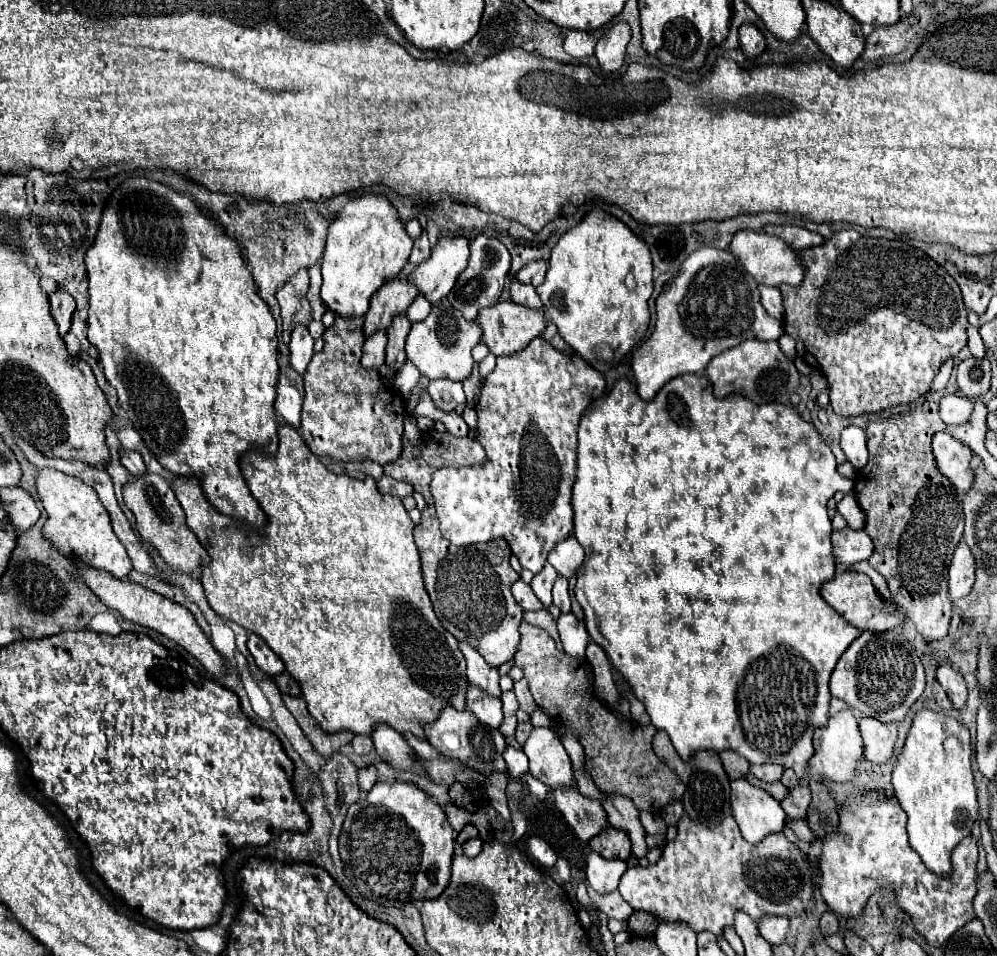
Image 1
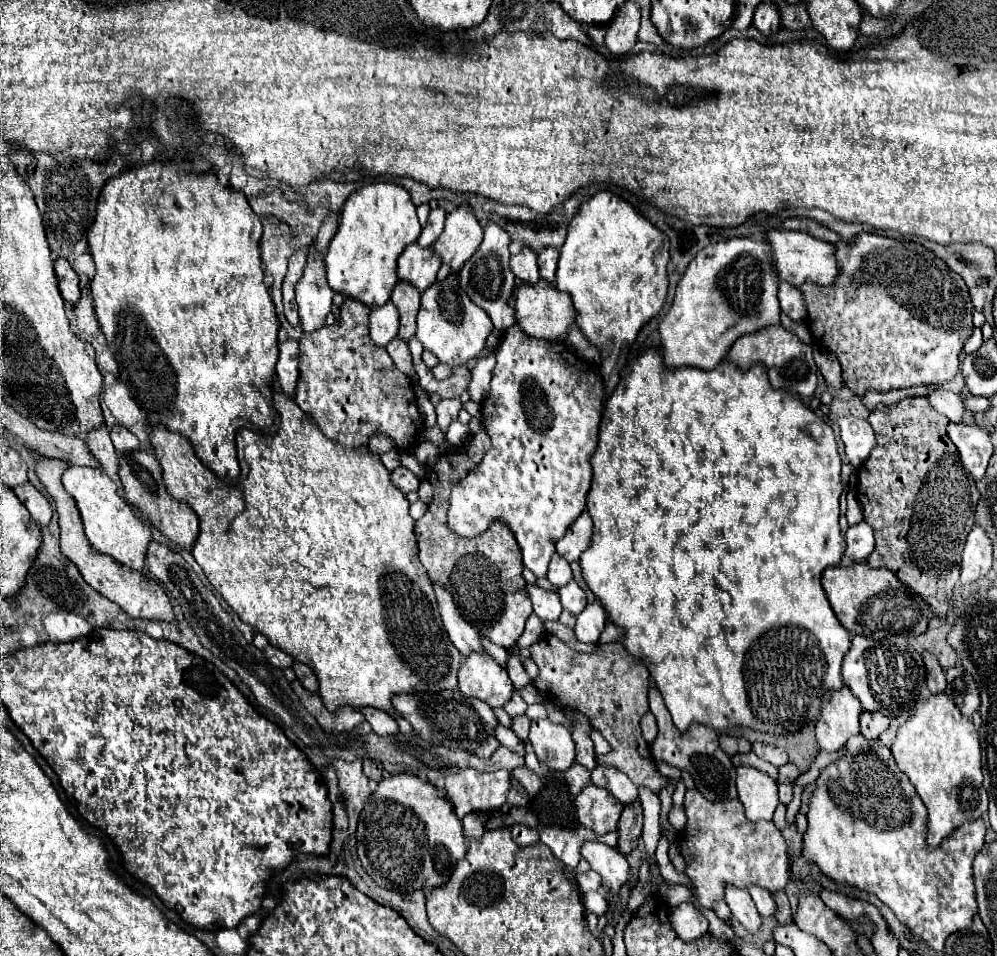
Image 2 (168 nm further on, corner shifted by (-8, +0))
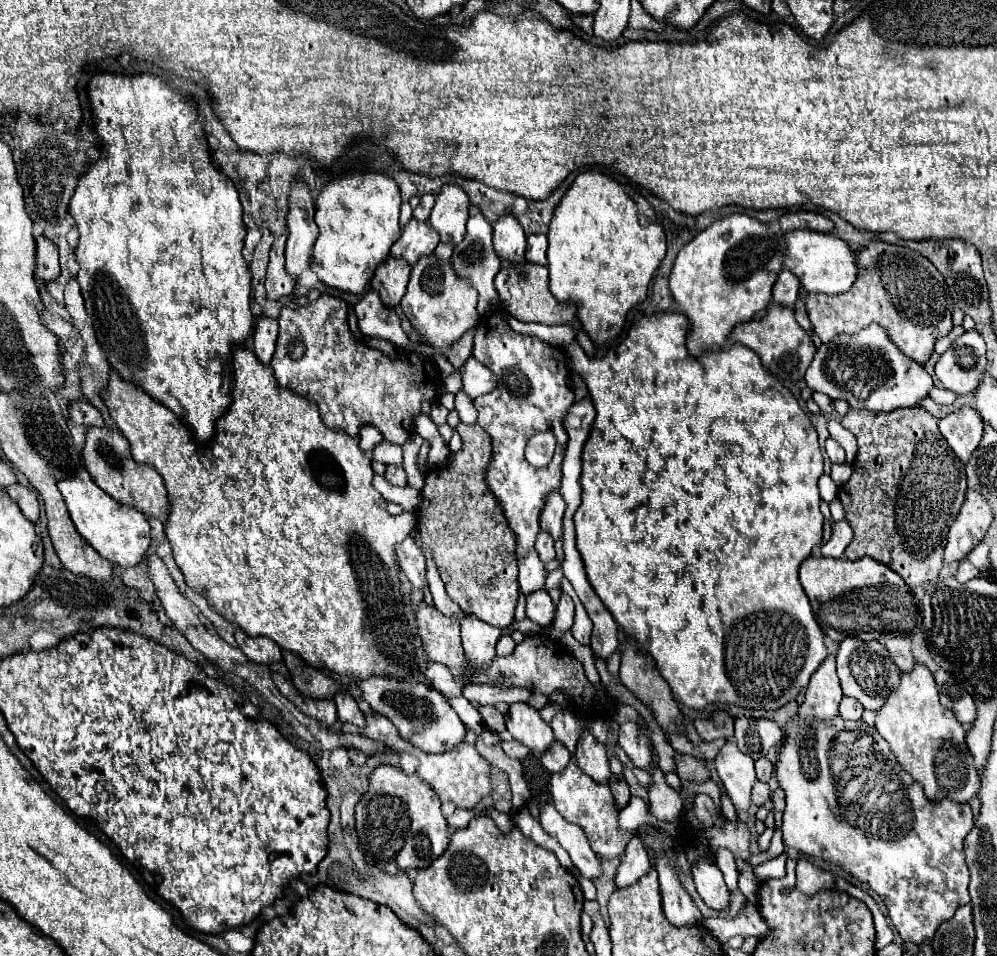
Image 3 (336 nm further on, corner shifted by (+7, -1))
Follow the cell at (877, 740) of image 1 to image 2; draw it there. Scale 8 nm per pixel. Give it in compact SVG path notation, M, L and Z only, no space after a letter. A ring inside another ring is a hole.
M863 710L863 714L859 716L859 724L861 724L861 734L865 738L877 738L889 726L889 718L879 712Z

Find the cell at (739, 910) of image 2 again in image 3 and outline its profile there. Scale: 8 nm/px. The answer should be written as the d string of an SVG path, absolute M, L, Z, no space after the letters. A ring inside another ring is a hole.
M714 863L692 865L692 875L694 875L698 895L708 907L716 911L726 911L730 907L730 891L728 887L724 887L720 869Z

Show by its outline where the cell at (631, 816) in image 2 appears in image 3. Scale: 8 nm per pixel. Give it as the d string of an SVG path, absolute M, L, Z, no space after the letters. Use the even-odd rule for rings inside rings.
M612 775L612 779L610 779L610 789L612 789L612 797L614 797L616 809L622 811L622 809L628 805L628 801L630 801L630 791L628 791L626 781L624 781L624 779L616 779L616 777Z

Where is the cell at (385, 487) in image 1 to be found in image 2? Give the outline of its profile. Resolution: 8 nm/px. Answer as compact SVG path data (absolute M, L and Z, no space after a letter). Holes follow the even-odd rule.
M399 466L399 468L395 468L395 470L391 472L391 480L393 480L393 484L395 484L401 492L405 492L405 494L417 490L419 484L421 484L421 480L419 480L411 470L407 470L407 468L403 468L403 466Z

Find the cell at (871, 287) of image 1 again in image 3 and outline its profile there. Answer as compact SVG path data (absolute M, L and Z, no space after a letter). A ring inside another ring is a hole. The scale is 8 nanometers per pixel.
M870 241L864 249L854 251L856 257L856 267L858 267L858 277L854 281L854 285L840 295L802 295L800 293L800 301L806 305L808 317L814 325L814 333L820 337L822 343L832 343L832 339L836 339L840 333L848 333L854 335L858 331L862 331L864 327L878 323L880 327L884 327L886 335L890 337L890 341L912 361L916 361L918 365L926 365L926 361L930 359L930 355L934 353L934 343L942 337L946 337L952 331L952 297L948 291L948 285L944 281L944 277L940 275L940 271L920 253L914 253L906 247L900 245L890 245L884 241Z

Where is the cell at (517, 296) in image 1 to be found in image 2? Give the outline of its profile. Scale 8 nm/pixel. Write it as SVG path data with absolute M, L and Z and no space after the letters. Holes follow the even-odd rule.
M523 246L521 252L511 258L511 270L523 282L537 282L541 278L537 266L537 254L529 246Z

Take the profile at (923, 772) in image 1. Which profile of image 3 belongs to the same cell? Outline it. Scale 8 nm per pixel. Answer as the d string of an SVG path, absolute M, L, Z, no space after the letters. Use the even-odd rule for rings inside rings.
M916 665L912 673L902 673L900 687L892 695L888 695L884 707L876 715L876 729L880 737L884 737L890 745L890 751L894 753L896 761L902 765L902 769L912 775L916 783L924 787L926 799L932 803L940 803L942 799L950 799L954 803L968 803L980 789L980 779L976 775L976 769L972 769L972 755L968 755L966 743L964 743L964 727L958 723L958 719L952 715L952 711L944 709L938 701L938 689L934 683L932 673L924 665Z

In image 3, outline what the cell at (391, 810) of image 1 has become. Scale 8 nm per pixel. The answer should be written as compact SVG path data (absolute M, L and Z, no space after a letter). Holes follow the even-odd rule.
M380 765L370 775L370 787L356 805L356 833L364 849L364 861L390 875L410 869L426 869L448 843L448 823L440 811L440 797L418 775L406 775L392 765Z

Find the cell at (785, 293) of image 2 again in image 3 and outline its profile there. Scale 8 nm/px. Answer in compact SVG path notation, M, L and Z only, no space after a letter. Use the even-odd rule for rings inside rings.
M782 269L774 287L772 287L772 303L780 305L780 307L794 309L796 301L798 301L798 289L800 289L798 279L790 271Z

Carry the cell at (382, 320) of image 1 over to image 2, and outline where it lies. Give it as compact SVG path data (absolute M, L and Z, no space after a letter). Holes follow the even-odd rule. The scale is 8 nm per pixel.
M413 242L399 256L397 278L411 282L413 286L419 288L419 292L423 292L431 286L431 282L435 282L439 268L441 268L439 254L435 254L431 246L423 248L419 246L419 242Z

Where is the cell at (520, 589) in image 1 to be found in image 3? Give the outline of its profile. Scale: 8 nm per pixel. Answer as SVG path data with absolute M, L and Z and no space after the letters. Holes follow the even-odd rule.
M534 591L526 597L526 617L542 627L548 627L554 619L554 605L546 591Z

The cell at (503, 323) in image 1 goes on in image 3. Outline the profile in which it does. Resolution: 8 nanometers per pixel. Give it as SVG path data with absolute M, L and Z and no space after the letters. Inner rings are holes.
M524 263L524 267L504 267L496 275L496 291L502 299L504 309L524 323L544 323L544 325L564 325L576 319L572 303L558 303L548 287L548 269Z

